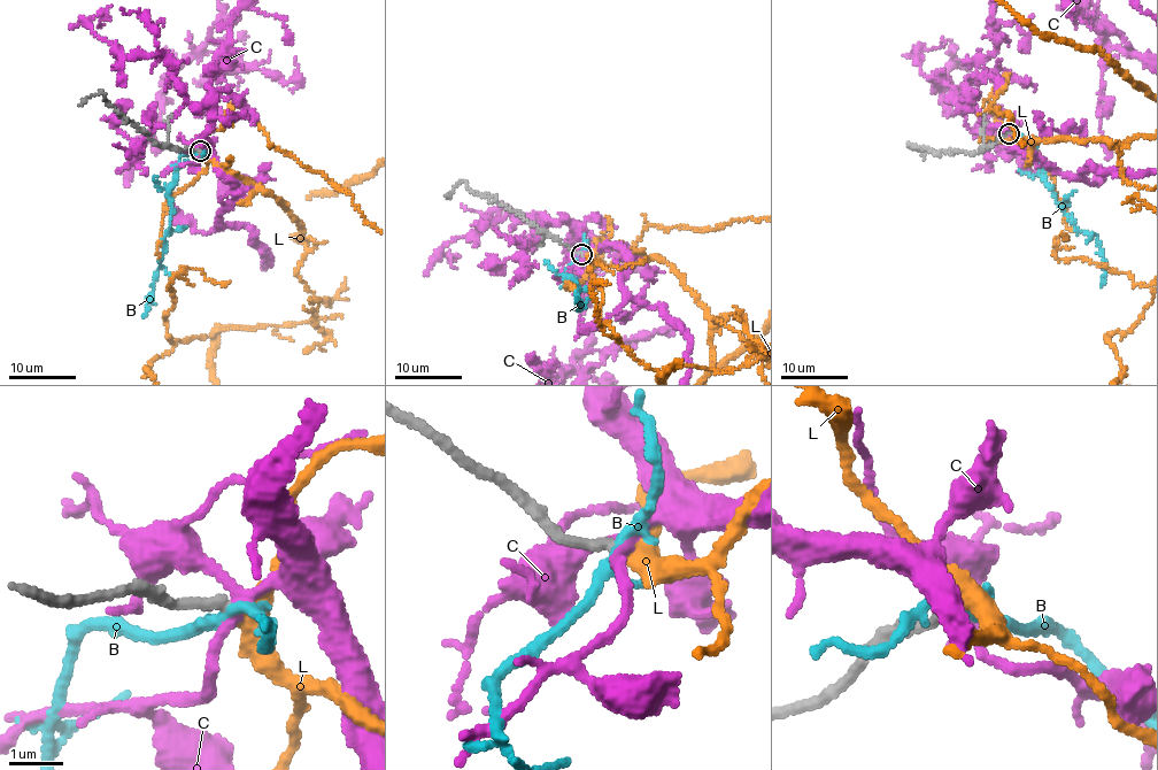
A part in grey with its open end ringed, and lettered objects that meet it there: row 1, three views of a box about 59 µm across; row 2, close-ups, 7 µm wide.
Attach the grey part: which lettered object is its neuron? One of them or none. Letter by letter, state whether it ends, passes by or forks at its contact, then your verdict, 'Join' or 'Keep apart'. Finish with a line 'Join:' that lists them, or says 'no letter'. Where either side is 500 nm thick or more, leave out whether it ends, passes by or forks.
B: It passes by. Keep apart
C: It forks there. Keep apart
L: It passes by. Join
Join: L

